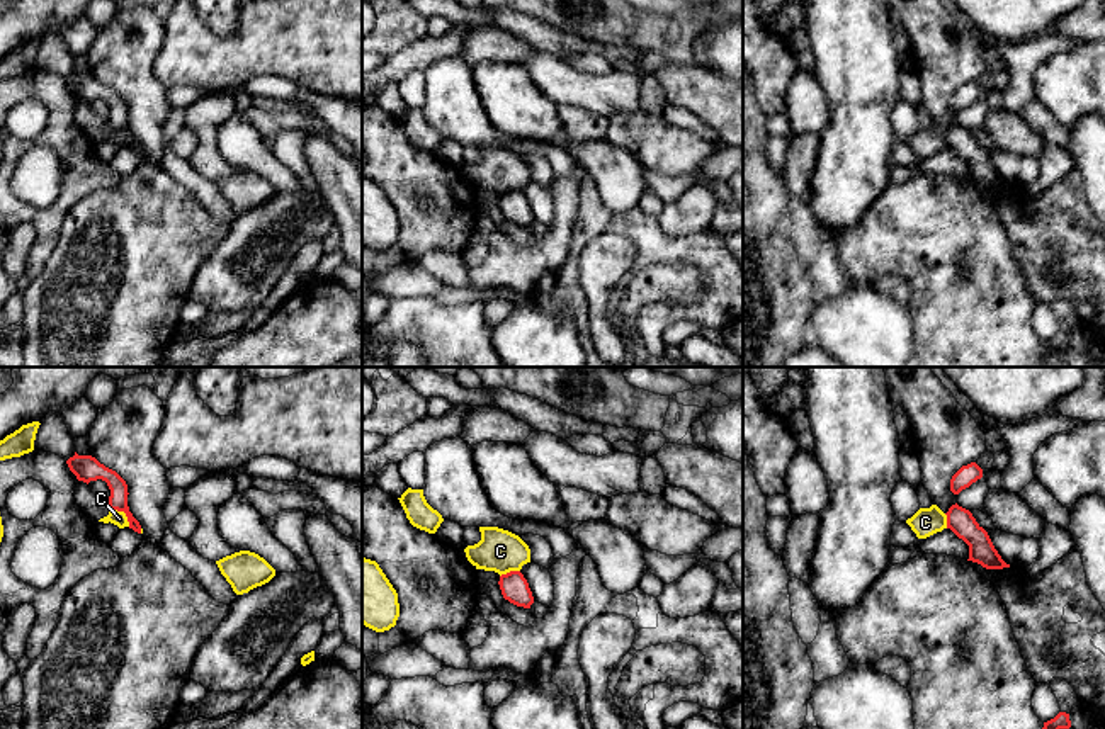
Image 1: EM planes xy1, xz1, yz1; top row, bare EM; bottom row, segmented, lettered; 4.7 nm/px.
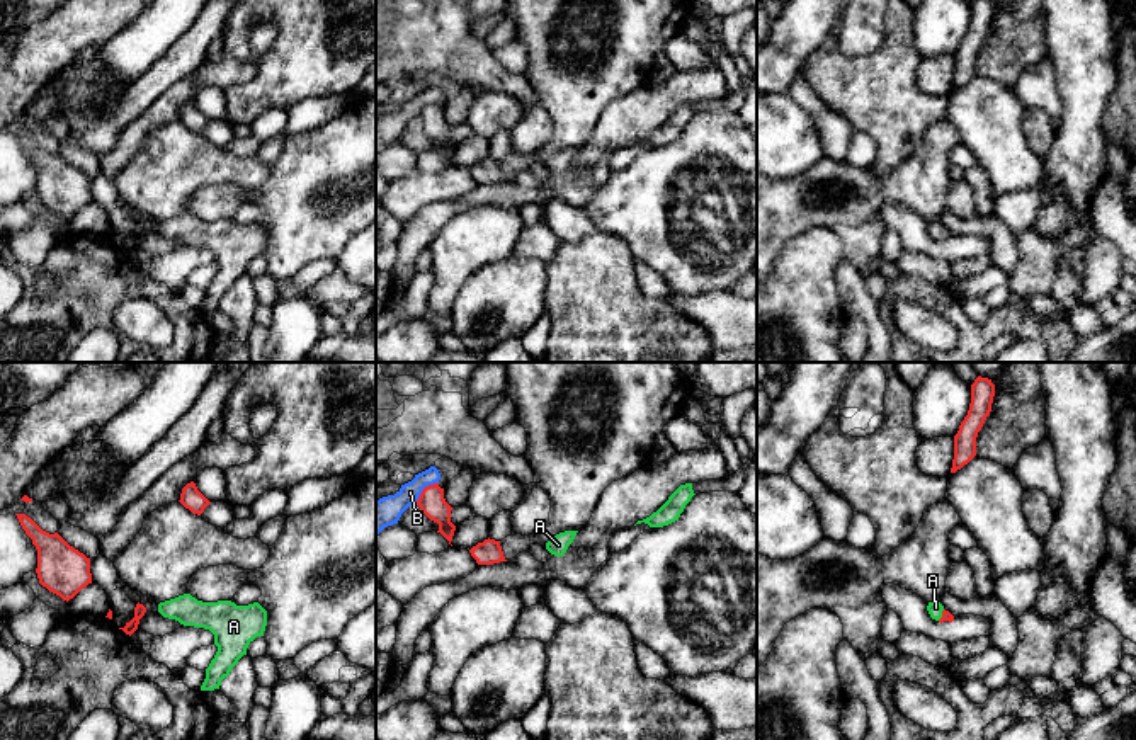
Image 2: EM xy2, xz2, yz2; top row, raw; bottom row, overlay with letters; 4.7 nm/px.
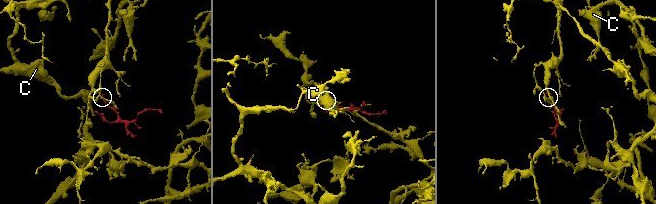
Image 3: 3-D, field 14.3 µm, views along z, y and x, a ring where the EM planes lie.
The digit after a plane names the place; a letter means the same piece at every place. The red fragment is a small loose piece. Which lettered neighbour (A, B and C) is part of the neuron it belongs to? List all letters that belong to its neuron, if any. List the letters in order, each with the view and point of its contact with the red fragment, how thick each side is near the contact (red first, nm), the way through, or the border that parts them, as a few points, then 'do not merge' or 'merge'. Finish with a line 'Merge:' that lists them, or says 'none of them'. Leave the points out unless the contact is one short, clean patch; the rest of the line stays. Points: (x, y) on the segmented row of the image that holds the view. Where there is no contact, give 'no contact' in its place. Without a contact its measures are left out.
A: yz2 (942, 614) | 50/70 nm | across yz2 (946, 616), (942, 614), (936, 608) | merge
B: xz2 (424, 489) | 120/140 nm | along xz2 (437, 482), (426, 487), (415, 502) | do not merge
C: xy1 (124, 512) | 100/70 nm | along xy1 (111, 508), (121, 510), (130, 525) | do not merge
Merge: A

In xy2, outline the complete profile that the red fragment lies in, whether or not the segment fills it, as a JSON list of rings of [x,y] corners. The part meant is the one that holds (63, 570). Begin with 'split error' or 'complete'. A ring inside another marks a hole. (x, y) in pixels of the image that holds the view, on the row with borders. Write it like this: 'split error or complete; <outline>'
complete; [[[26,514],[15,515],[37,549],[36,573],[43,587],[68,602],[92,583],[90,558],[70,546],[58,532],[43,531]]]

